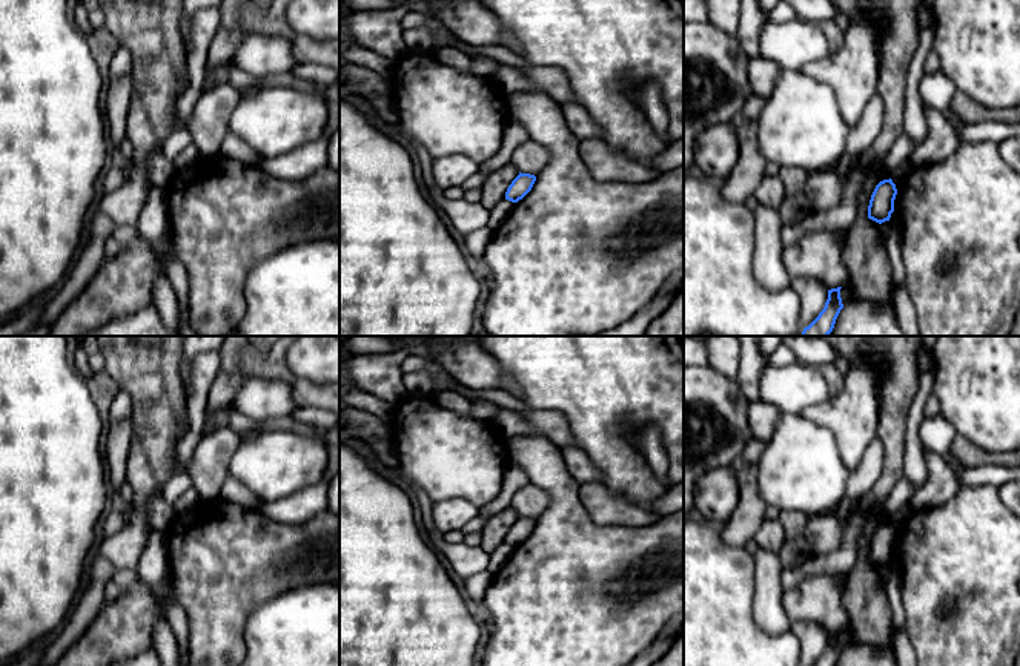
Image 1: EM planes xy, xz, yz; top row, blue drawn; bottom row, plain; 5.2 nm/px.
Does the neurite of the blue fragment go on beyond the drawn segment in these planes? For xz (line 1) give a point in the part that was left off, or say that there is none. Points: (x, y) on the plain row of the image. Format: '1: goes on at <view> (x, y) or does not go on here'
1: does not go on here

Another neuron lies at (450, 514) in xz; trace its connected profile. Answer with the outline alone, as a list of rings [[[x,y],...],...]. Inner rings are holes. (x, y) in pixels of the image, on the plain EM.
[[[465,499],[433,502],[433,520],[442,534],[461,529],[467,522],[478,516],[479,508]]]

